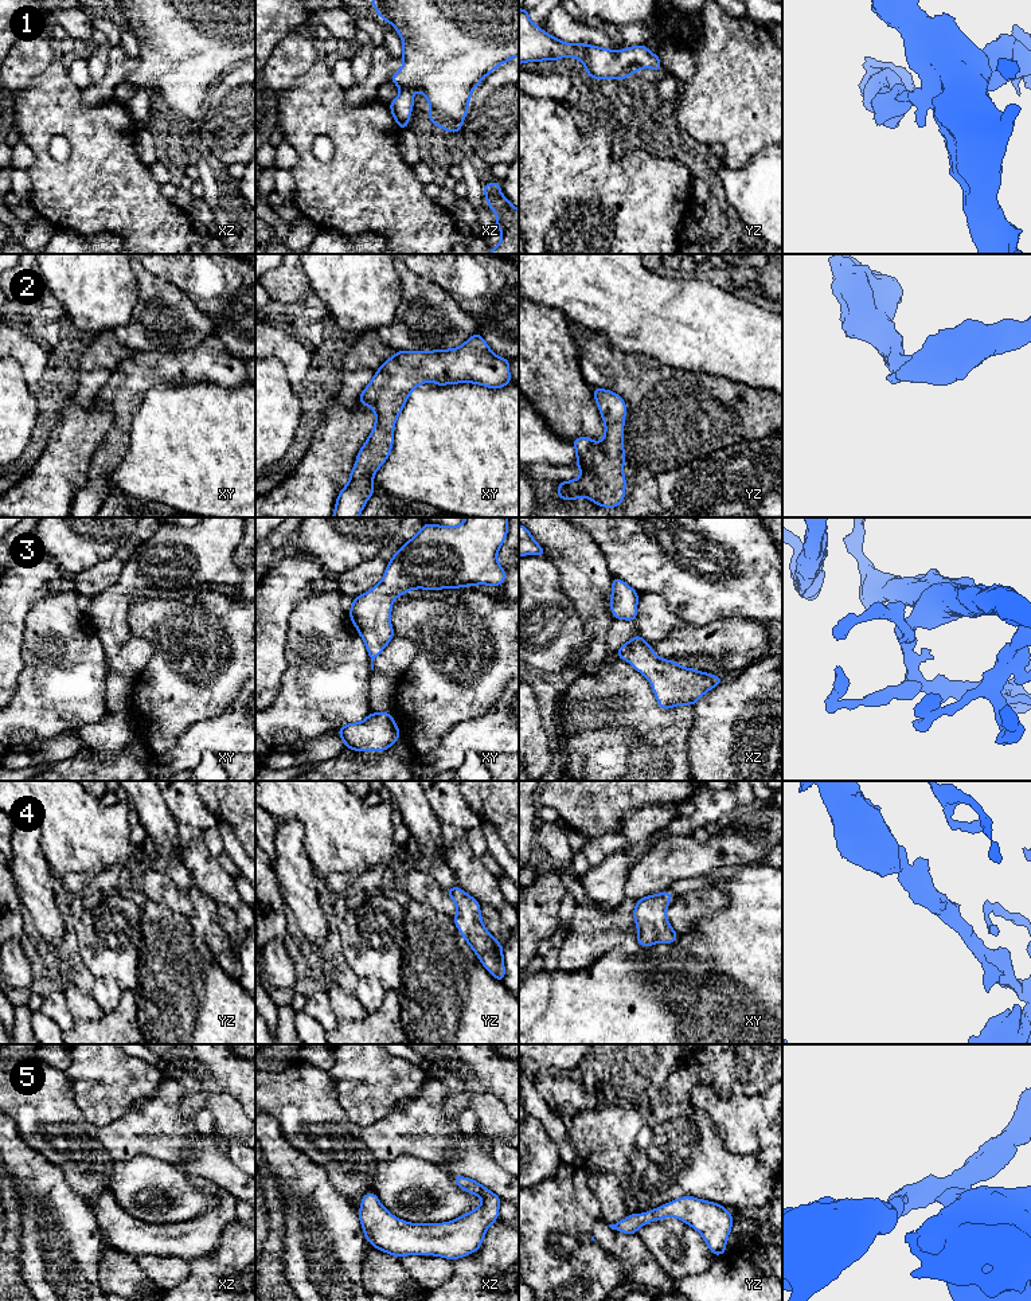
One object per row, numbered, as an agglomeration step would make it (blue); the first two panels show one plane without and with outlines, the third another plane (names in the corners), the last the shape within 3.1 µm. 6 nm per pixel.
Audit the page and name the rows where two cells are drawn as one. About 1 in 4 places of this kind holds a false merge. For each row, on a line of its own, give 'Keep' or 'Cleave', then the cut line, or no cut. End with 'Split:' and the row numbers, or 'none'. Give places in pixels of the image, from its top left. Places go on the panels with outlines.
1: Keep. No split
2: Keep. No split
3: Keep. No split
4: Keep. No split
5: Keep. No split
Split: none

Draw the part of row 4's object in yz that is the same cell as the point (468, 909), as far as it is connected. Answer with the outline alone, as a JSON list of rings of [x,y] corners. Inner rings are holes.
[[[458,886],[446,888],[446,892],[457,905],[457,914],[453,921],[462,938],[477,954],[484,968],[503,982],[505,976],[503,945],[485,929],[479,900],[464,892]]]

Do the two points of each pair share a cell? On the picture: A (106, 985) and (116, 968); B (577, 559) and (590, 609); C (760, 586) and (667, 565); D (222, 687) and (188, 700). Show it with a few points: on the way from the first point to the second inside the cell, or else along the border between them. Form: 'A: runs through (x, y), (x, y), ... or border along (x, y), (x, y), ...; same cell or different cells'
A: border along (96, 977), (110, 977), (122, 989); different cells
B: runs through (584, 571), (590, 597); same cell
C: runs through (737, 586), (711, 586), (690, 573); same cell
D: runs through (214, 687), (196, 692); same cell

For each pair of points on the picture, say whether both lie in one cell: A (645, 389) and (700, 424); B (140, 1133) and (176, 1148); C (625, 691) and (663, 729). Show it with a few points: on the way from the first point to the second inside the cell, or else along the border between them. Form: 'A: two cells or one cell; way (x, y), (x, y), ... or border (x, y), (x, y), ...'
A: one cell; way (659, 399), (675, 415), (687, 415)
B: one cell; way (149, 1133), (161, 1133), (167, 1139)
C: one cell; way (635, 700), (653, 719)

